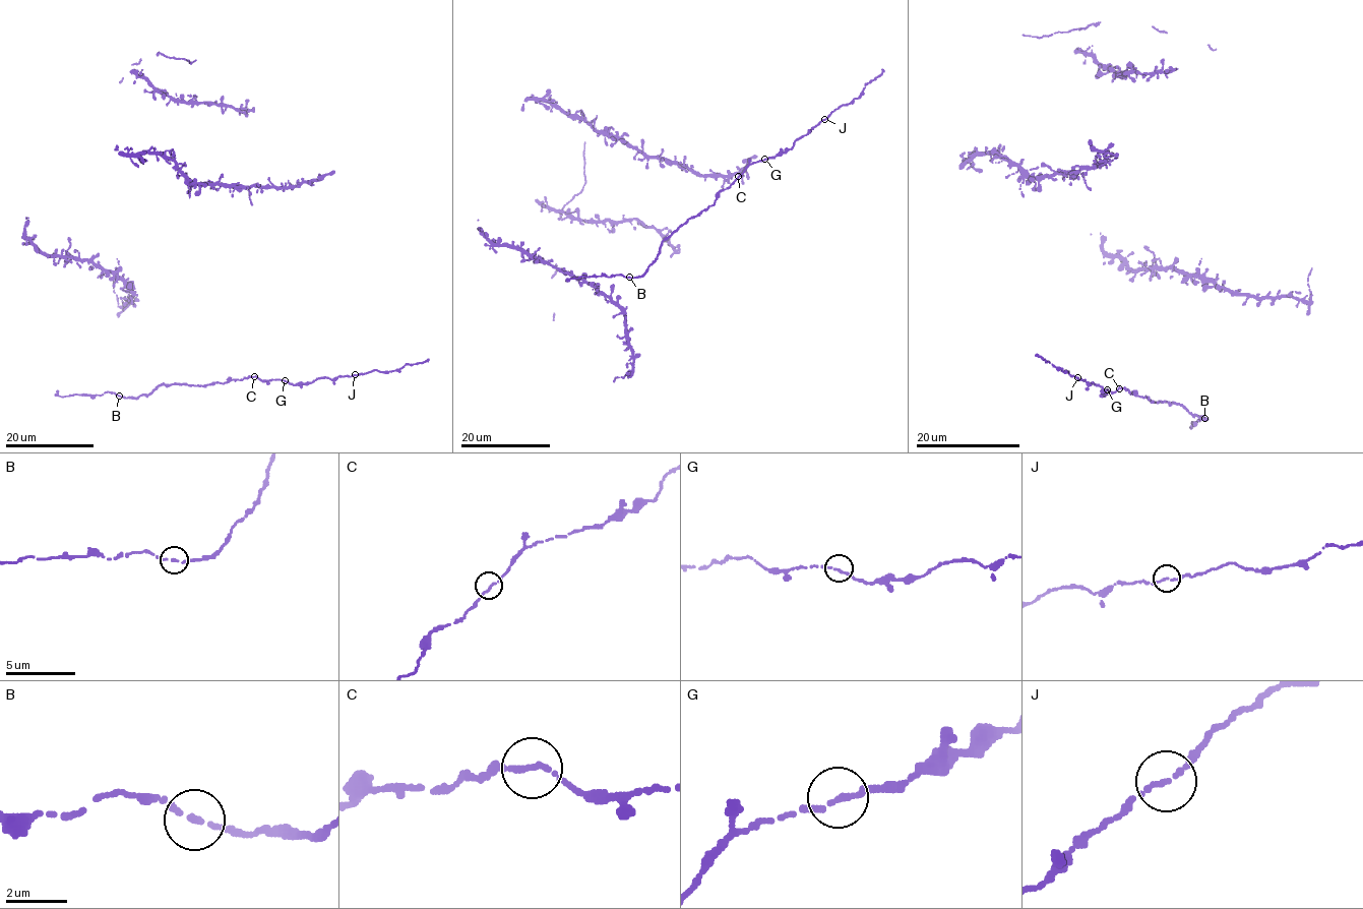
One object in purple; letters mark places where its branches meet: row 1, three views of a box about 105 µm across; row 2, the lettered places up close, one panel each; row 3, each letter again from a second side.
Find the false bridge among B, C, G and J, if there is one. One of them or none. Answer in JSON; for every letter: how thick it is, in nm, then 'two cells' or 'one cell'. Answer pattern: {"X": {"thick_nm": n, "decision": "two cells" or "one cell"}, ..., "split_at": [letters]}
{"B": {"thick_nm": 170, "decision": "one cell"}, "C": {"thick_nm": 180, "decision": "one cell"}, "G": {"thick_nm": 200, "decision": "one cell"}, "J": {"thick_nm": 170, "decision": "one cell"}, "split_at": []}

